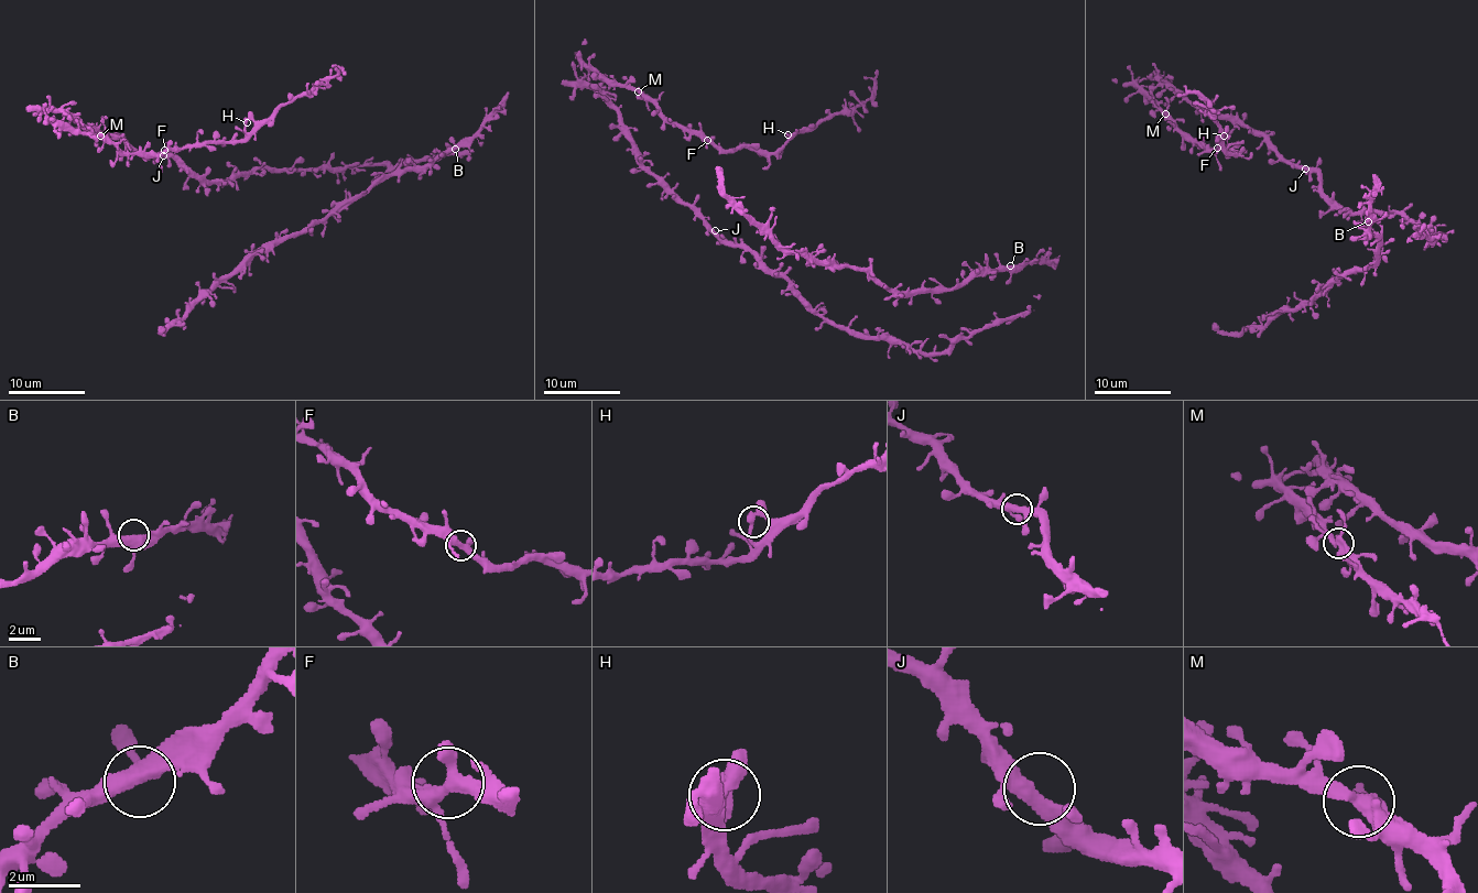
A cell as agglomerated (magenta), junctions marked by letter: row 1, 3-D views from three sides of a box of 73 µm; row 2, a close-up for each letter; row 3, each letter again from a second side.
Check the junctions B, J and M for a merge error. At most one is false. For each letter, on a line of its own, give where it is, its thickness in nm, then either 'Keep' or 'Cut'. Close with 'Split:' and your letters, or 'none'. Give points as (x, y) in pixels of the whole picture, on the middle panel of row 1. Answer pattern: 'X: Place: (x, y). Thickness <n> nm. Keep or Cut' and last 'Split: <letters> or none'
B: Place: (1010, 265). Thickness 400 nm. Keep
J: Place: (715, 230). Thickness 340 nm. Keep
M: Place: (638, 91). Thickness 360 nm. Keep
Split: none

